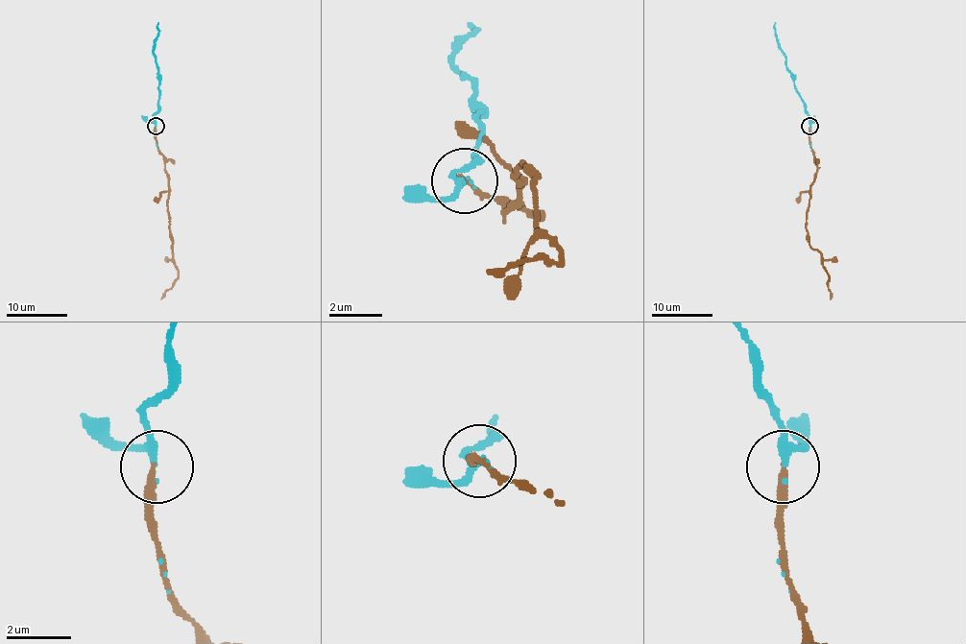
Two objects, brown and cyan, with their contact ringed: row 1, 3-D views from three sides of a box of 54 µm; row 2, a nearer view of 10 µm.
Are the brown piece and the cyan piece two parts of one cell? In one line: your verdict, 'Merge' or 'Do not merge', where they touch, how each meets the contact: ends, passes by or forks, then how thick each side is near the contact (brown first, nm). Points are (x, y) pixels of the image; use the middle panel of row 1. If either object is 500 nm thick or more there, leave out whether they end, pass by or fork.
Merge. Place: (465, 180). At the ring brown ends. At the ring cyan passes by. Thickness 220 nm (brown) against 200 nm

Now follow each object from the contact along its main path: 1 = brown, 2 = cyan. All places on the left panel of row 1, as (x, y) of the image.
1: (156, 125), (156, 147), (165, 164), (173, 263), (178, 274), (174, 284), (160, 299)
2: (156, 125), (153, 114), (157, 110), (159, 72), (153, 46), (159, 32), (157, 22)

